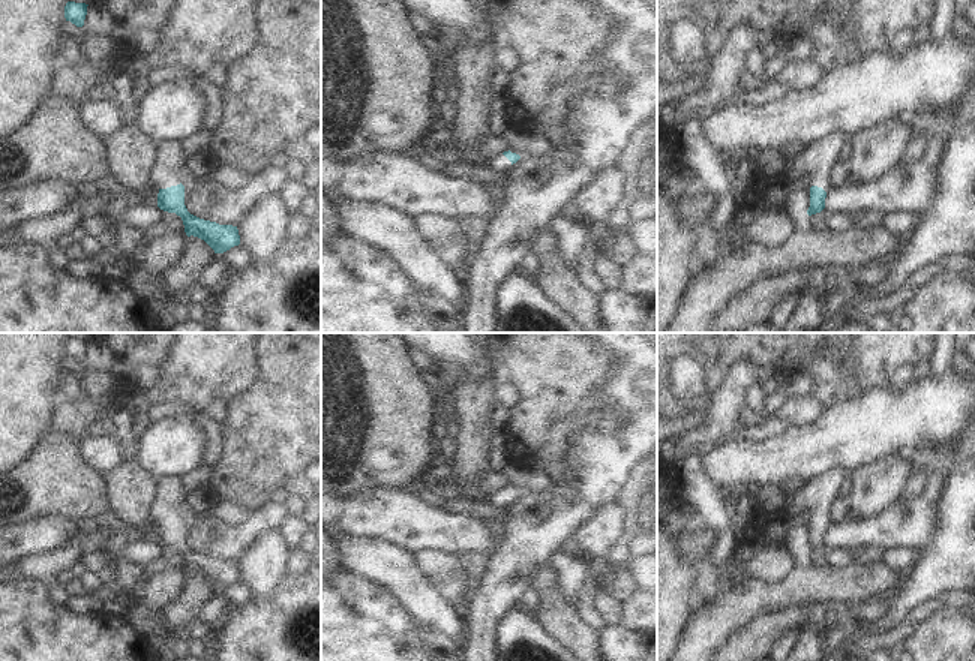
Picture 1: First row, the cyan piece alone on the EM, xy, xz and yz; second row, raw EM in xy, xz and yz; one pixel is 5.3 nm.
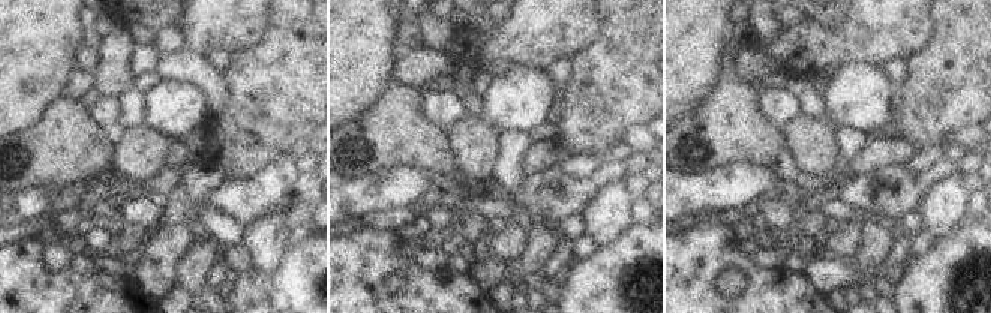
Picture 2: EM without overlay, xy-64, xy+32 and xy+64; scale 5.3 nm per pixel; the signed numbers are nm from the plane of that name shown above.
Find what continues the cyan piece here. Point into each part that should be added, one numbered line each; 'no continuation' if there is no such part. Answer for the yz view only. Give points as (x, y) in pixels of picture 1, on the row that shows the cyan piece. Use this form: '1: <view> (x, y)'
1: yz (816, 161)

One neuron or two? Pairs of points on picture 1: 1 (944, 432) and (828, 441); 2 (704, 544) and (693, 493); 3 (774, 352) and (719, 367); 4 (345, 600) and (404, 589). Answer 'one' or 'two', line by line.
1: one
2: two
3: one
4: two

